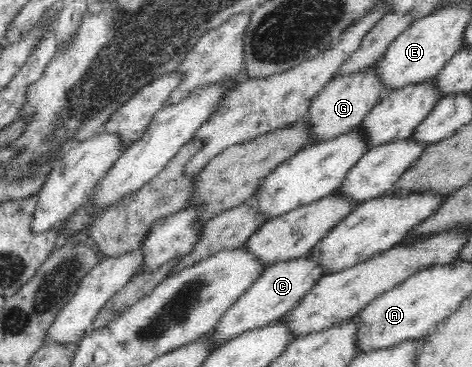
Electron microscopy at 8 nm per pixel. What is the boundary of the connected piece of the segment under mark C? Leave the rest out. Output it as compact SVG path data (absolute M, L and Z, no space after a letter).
M303 255L294 260L279 261L267 267L259 279L237 299L216 323L215 341L224 343L251 329L265 327L271 321L285 317L323 276L327 275L324 268L312 259L311 255Z

